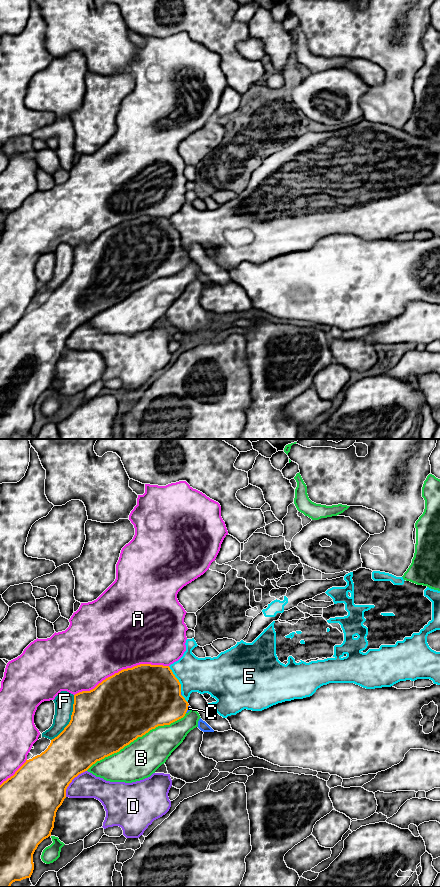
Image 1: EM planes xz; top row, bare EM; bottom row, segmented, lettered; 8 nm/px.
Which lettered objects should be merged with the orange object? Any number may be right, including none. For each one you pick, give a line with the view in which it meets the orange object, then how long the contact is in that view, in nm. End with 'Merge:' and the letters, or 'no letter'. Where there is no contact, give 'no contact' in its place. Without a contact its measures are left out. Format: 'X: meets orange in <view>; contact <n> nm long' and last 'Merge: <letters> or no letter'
C: meets orange in xz; contact 70 nm long
Merge: C

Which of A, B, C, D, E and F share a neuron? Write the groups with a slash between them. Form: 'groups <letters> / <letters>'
groups A / B / C / D / E / F

